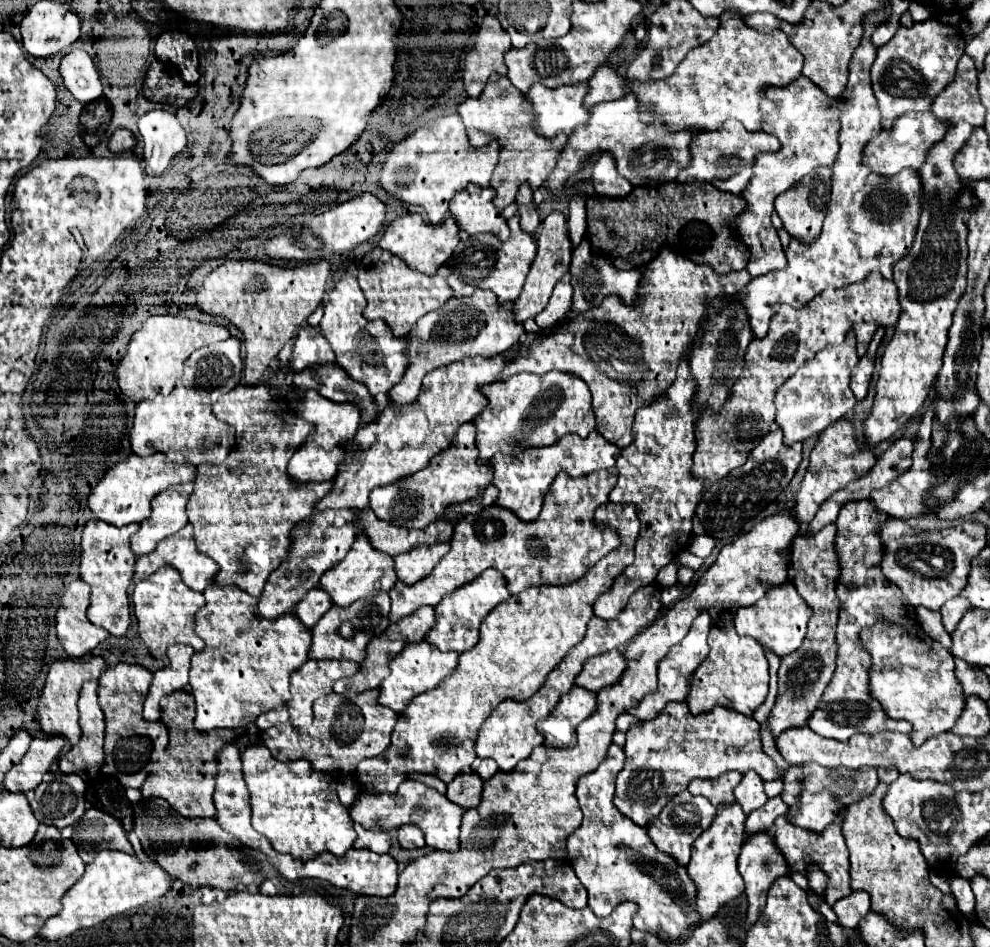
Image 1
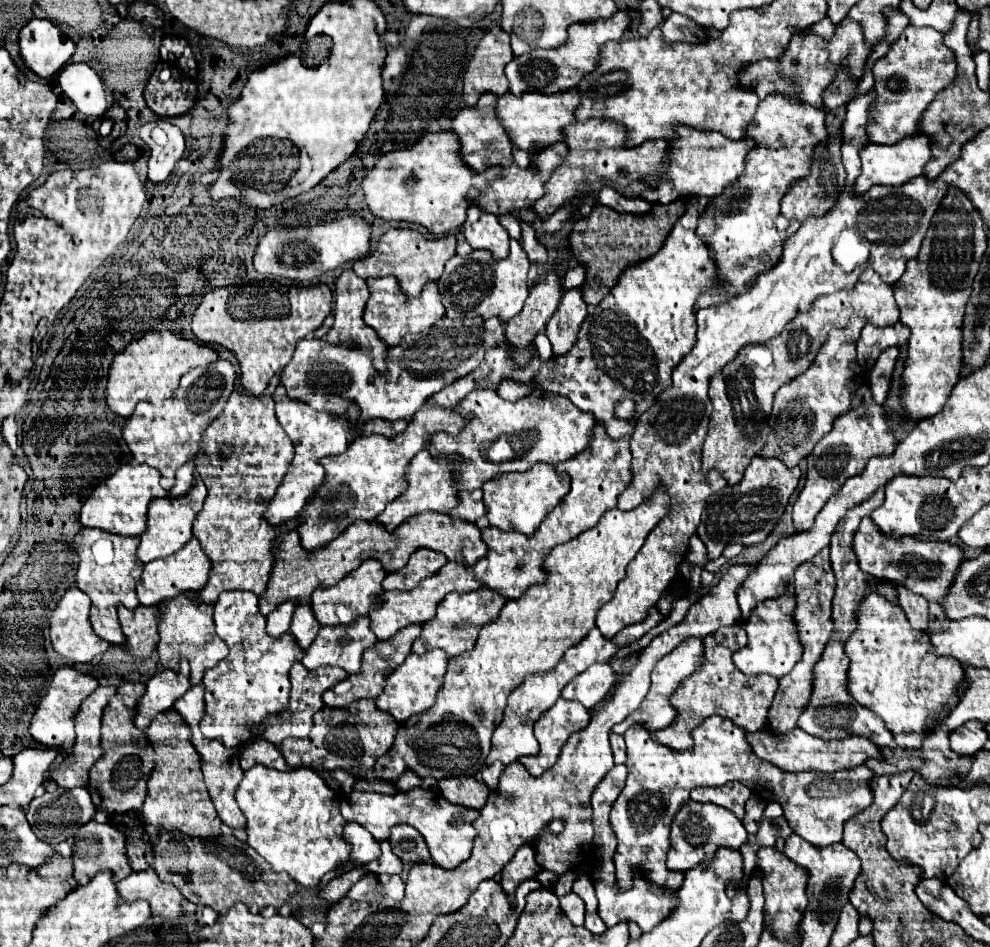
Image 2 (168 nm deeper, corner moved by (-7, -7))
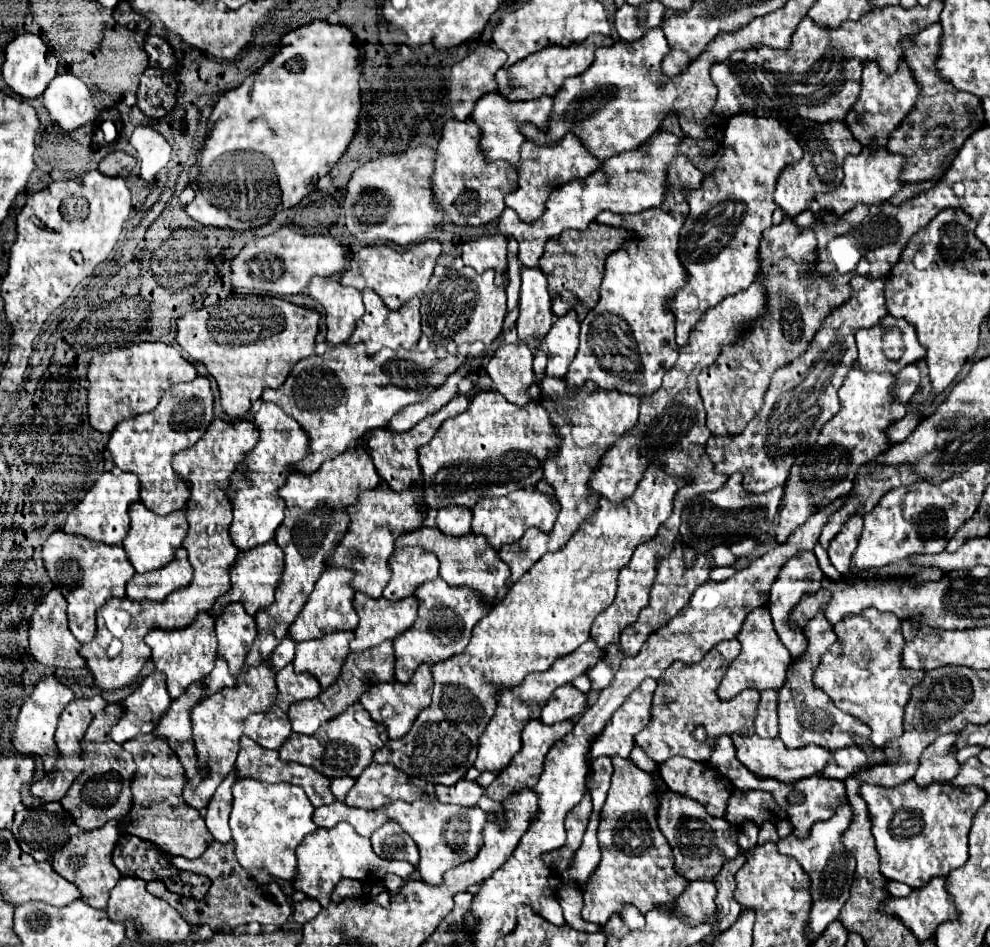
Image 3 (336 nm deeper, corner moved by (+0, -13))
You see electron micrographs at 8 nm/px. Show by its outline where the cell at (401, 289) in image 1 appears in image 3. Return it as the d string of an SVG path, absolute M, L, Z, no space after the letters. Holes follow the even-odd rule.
M365 288L363 290L363 304L365 304L365 314L357 320L355 324L355 330L351 334L351 338L347 340L347 344L365 344L365 352L367 356L375 356L381 348L393 348L397 350L399 346L401 348L413 348L419 338L421 338L421 314L419 314L419 298L413 298L411 302L407 302L405 306L401 306L399 310L391 312L387 310L387 306L381 302L381 298Z

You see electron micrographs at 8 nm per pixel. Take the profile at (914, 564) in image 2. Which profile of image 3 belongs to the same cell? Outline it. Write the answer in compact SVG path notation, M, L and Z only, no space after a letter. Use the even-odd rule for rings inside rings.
M851 516L847 520L847 524L839 530L839 534L831 540L829 544L829 560L831 564L841 572L841 574L849 574L849 564L851 564L851 556L857 548L857 540L861 536L861 528L863 528L863 518Z

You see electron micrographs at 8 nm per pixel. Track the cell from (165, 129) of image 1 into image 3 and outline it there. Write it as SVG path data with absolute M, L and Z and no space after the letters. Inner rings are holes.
M139 126L133 130L129 142L137 150L141 176L145 180L153 180L155 174L169 162L171 148L169 148L167 140L163 136L153 134L153 128Z

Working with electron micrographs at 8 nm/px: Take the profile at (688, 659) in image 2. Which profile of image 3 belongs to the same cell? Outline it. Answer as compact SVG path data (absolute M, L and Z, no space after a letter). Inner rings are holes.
M645 678L631 696L627 696L625 704L613 712L607 728L597 736L591 744L591 758L599 756L621 756L627 758L633 748L633 736L641 732L649 724L651 712L651 696L657 688L655 680Z

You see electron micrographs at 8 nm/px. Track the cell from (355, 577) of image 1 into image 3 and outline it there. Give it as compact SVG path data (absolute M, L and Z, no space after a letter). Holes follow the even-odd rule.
M327 568L321 578L317 580L313 592L309 594L309 600L305 602L305 608L301 610L301 616L297 616L297 620L289 626L289 636L295 642L303 642L303 640L315 640L315 638L323 638L331 632L339 632L339 630L347 630L351 632L357 626L357 612L353 608L353 594L355 590L349 584L349 578L353 576L351 570L343 570L343 568Z

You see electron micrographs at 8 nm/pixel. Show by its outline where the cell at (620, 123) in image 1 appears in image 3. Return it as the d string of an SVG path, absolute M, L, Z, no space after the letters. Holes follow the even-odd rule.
M567 134L561 142L549 144L549 146L539 146L539 144L533 144L527 140L521 146L521 160L517 164L519 188L513 194L505 196L505 204L509 208L513 208L523 222L535 222L543 214L545 198L551 194L553 188L557 188L559 184L565 184L569 180L585 178L599 166L601 166L601 162L597 158L593 158L591 152L585 146L581 146L577 136L573 136L573 134L571 136Z

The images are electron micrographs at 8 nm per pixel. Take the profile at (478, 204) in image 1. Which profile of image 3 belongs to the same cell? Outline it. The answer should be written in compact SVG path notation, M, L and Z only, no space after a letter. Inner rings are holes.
M499 234L463 244L463 262L477 272L495 270L495 284L507 286L507 240Z

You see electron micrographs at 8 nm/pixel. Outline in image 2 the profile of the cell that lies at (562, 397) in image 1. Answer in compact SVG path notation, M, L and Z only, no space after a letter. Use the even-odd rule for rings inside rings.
M474 390L458 406L460 414L472 412L474 420L470 420L458 436L436 434L426 446L434 456L458 452L464 458L464 470L458 478L458 490L482 488L486 480L494 478L500 472L524 472L536 462L548 462L556 466L572 458L572 454L578 454L580 450L586 450L590 446L592 430L596 424L592 412L578 410L578 406L574 406L574 402L568 402L568 398L564 396L540 390L534 390L532 394L516 402L506 402L492 390ZM500 436L506 436L512 444L514 458L506 462L492 462L488 460L488 448Z

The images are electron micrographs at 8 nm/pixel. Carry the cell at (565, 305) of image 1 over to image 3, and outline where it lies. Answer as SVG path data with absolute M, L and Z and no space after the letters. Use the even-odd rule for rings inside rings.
M567 312L565 316L553 322L547 338L547 376L565 376L569 364L573 362L579 346L579 320L575 312Z

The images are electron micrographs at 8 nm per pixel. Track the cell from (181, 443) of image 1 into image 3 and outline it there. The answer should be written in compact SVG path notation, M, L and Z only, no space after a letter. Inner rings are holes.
M197 376L193 382L187 384L173 384L161 398L155 412L145 414L145 420L123 420L111 432L107 450L113 456L117 468L125 472L133 472L141 484L141 502L159 516L175 512L183 508L189 500L189 492L185 482L173 472L171 460L173 454L191 446L193 432L207 428L207 418L213 418L213 392L209 380ZM195 418L195 420L193 420Z

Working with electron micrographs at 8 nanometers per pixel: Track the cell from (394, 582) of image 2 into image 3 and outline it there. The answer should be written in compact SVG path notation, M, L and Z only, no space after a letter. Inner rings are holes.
M395 548L389 556L391 580L383 592L387 600L413 596L415 588L439 576L439 560L425 548Z

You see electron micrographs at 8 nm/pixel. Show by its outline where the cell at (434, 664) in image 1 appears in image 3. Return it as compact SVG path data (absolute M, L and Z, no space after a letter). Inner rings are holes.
M421 664L407 684L399 684L399 682L373 684L367 692L361 694L359 702L371 714L373 720L377 720L379 724L383 724L387 728L389 738L399 738L411 730L419 712L431 704L431 686L433 686L431 670L427 664Z

